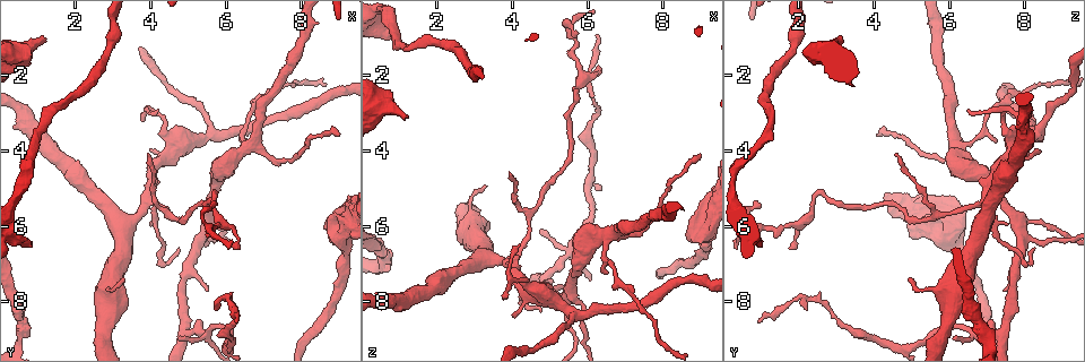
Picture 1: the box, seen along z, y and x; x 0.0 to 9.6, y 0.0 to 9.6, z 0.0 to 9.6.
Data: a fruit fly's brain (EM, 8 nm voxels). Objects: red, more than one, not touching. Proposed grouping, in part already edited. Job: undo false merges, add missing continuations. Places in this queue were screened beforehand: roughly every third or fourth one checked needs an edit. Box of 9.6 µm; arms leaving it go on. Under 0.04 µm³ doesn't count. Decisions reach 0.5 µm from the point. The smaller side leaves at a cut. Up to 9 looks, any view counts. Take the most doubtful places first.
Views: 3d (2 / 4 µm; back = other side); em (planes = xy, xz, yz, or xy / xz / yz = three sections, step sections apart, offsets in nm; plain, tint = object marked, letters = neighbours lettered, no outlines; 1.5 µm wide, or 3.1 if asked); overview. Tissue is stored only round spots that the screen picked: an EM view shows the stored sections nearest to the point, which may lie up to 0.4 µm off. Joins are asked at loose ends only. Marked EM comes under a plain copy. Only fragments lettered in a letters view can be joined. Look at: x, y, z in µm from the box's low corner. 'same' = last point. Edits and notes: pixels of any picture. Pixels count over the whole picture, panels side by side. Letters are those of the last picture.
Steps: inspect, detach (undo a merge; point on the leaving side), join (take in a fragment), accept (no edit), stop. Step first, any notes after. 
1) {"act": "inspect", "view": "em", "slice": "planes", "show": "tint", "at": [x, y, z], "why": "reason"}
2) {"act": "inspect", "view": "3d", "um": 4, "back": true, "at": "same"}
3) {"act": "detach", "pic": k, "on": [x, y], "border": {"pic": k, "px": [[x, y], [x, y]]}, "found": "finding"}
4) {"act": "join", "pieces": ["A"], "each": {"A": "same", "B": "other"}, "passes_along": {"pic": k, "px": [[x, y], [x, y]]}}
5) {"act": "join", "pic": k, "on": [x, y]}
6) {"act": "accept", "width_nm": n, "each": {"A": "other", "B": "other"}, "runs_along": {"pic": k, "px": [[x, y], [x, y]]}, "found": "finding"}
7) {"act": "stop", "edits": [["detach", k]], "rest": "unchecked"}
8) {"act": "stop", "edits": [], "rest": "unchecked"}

{"act": "inspect", "view": "em", "slice": "yz", "step": 8, "show": "letters", "at": [1.25, 1.00, 3.10], "why": "free end"}

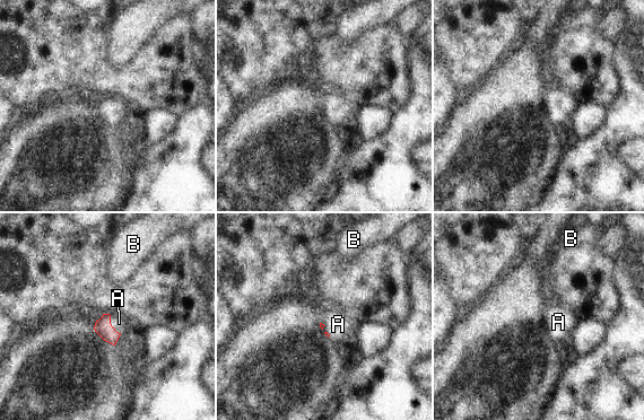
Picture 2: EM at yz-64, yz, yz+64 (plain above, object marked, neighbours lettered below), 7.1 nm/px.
{"act": "inspect", "view": "em", "slice": "planes", "show": "letters", "at": "same"}

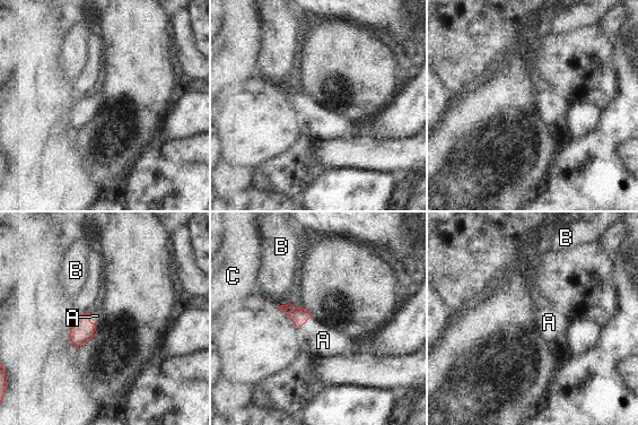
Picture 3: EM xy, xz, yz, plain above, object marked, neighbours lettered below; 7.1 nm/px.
{"act": "join", "pieces": ["A"], "each": {"A": "same", "B": "other", "C": "other"}, "found": "the neuron continues"}

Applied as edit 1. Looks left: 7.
{"act": "inspect", "view": "overview"}

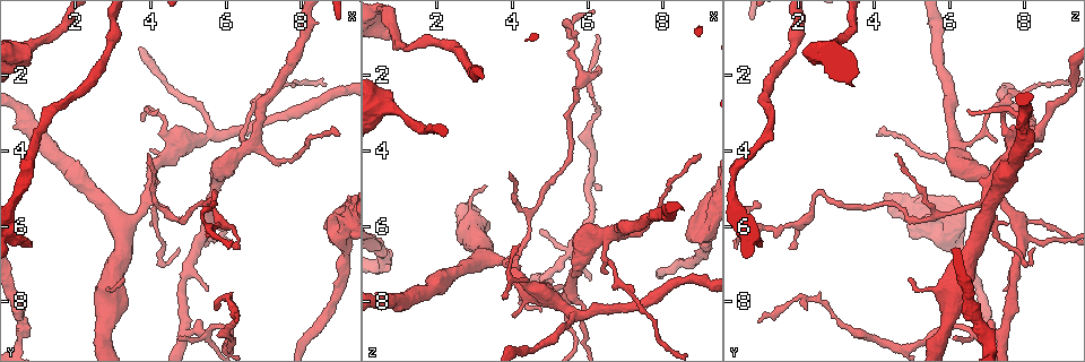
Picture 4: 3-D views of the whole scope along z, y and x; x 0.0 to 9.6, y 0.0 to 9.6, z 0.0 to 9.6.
{"act": "inspect", "view": "em", "slice": "xz", "step": 8, "show": "letters", "at": [5.45, 8.90, 6.85], "why": "two arms in line, one across"}

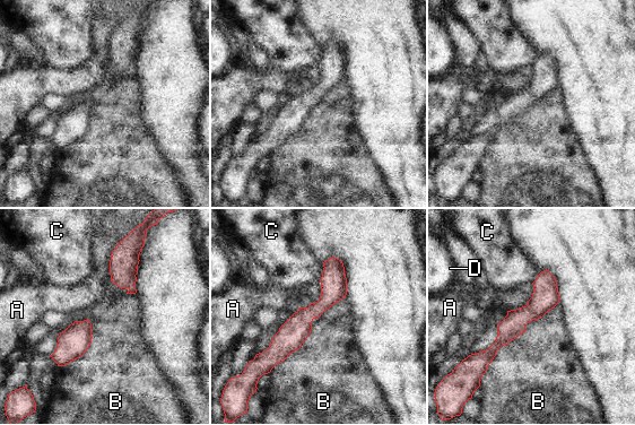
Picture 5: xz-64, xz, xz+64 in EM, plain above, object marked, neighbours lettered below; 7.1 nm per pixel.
{"act": "accept", "width_nm": 140, "each": {"A": "other", "B": "other", "C": "other", "D": "other"}, "runs_along": {"pic": 5, "px": [[339, 263], [331, 293], [267, 356]]}, "found": "all the same neuron"}

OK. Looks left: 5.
{"act": "inspect", "view": "em", "slice": "yz", "step": 8, "show": "letters", "at": [0.80, 6.45, 1.05], "why": "branch stops here"}

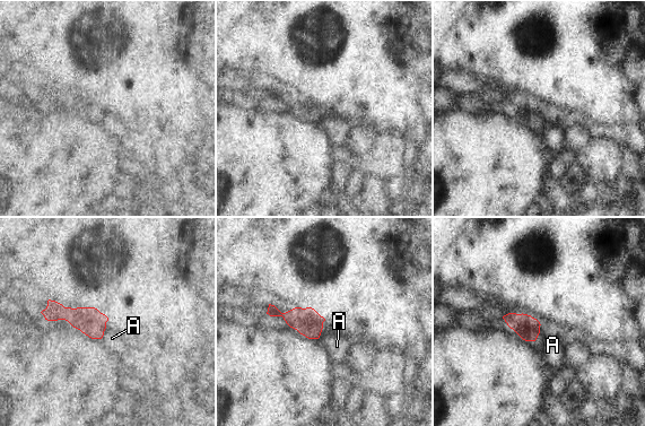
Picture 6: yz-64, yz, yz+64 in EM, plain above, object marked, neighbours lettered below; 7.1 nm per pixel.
{"act": "accept", "each": {"A": "other"}, "border": {"pic": 6, "px": [[107, 320], [104, 335], [101, 338]]}, "found": "none of them fits"}

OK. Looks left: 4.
{"act": "inspect", "view": "em", "slice": "planes", "show": "letters", "at": [5.75, 8.25, 2.15], "why": "tapers out"}

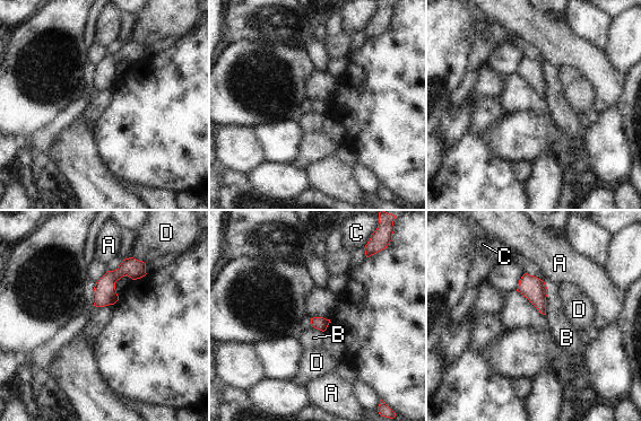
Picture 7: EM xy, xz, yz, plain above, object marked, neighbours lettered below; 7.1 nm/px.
{"act": "accept", "each": {"A": "other", "B": "other", "C": "other", "D": "other"}, "border": {"pic": 7, "px": [[548, 289], [545, 315]]}, "found": "no lettered fragment goes on from it"}

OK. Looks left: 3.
{"act": "stop", "edits": [["join", 3]], "rest": "unchecked"}

